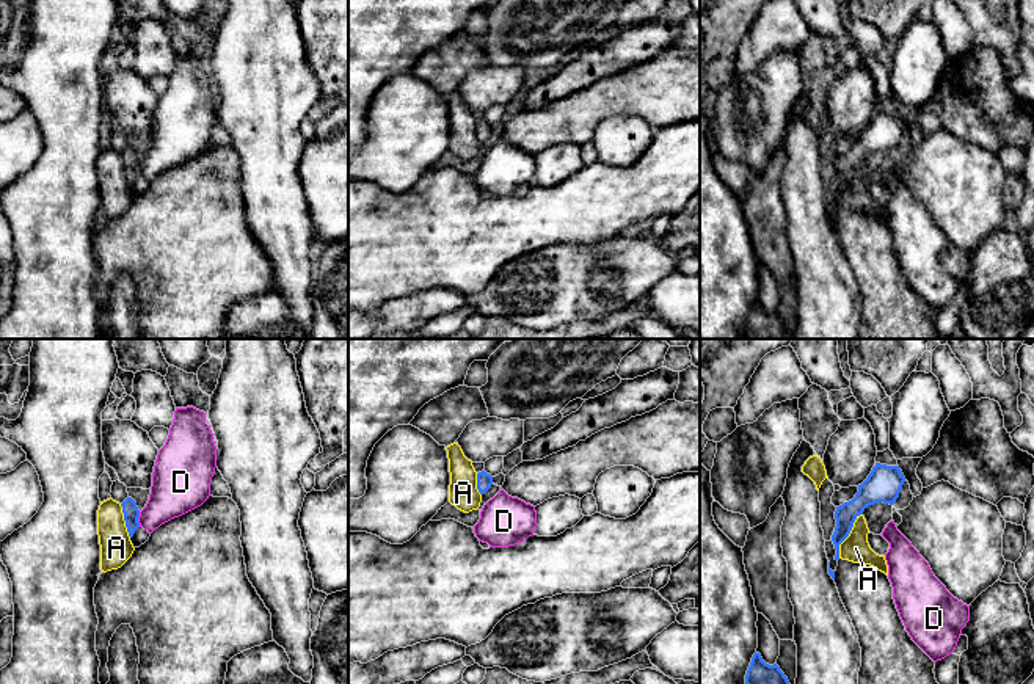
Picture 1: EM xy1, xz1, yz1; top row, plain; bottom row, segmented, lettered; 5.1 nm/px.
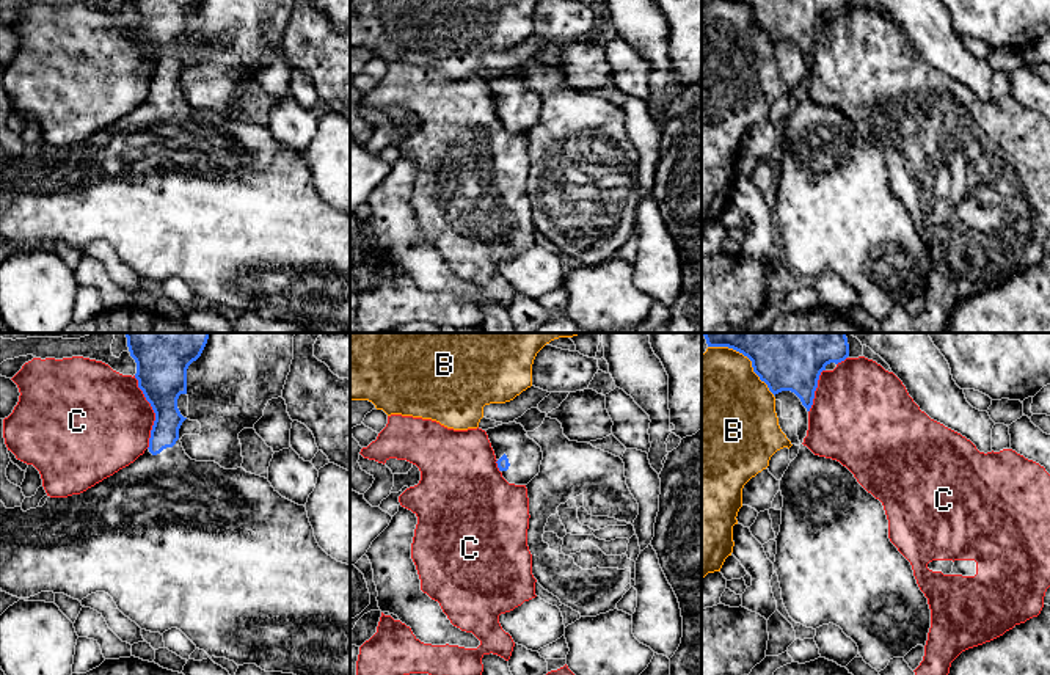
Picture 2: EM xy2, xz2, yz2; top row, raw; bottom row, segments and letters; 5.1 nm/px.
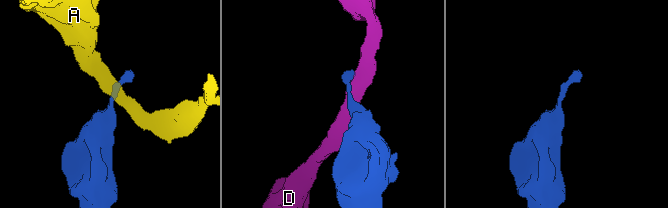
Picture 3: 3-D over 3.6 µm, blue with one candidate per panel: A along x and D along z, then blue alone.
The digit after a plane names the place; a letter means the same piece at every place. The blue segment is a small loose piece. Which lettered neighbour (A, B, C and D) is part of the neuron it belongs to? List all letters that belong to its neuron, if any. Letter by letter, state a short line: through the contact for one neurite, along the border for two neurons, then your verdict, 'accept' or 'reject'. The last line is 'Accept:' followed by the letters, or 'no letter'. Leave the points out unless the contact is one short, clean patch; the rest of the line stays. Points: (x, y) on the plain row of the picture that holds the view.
A: line yz1 (862, 162), (840, 193), (838, 206); reject
B: reject
C: reject
D: line xy1 (140, 160), (138, 174); reject
Accept: no letter

